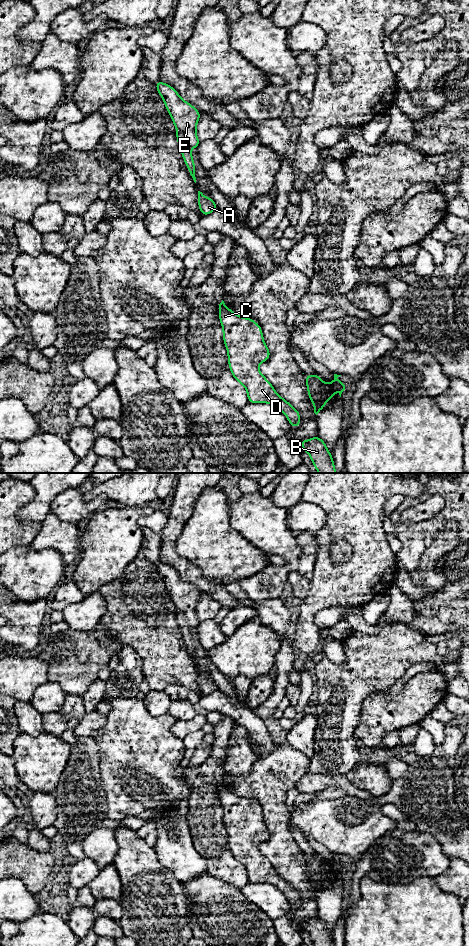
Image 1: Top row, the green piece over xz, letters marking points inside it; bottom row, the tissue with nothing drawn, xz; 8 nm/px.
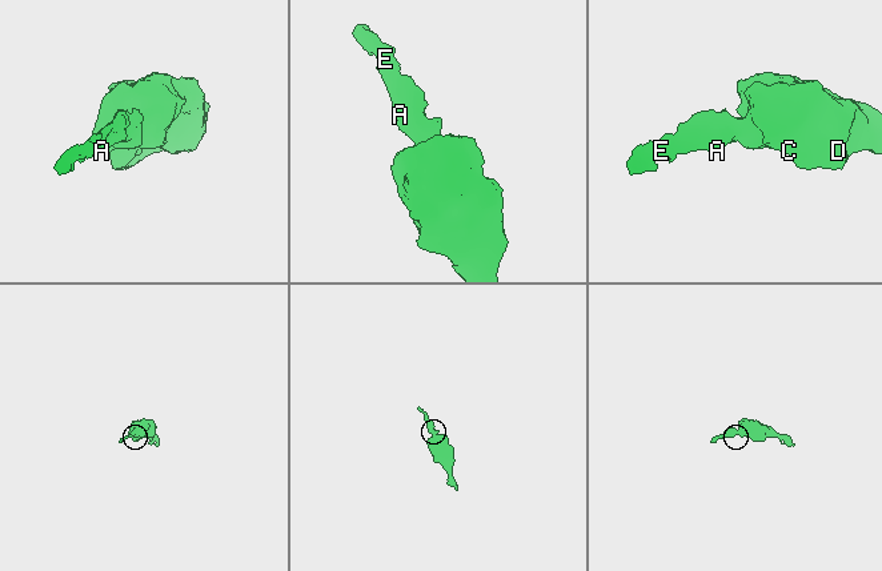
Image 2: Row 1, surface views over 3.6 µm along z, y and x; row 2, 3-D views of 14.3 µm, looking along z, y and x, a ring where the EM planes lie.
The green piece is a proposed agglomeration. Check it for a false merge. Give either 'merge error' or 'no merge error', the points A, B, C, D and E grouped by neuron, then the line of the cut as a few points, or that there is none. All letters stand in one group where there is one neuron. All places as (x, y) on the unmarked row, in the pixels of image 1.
no merge error; groups A B C D E; cut none

